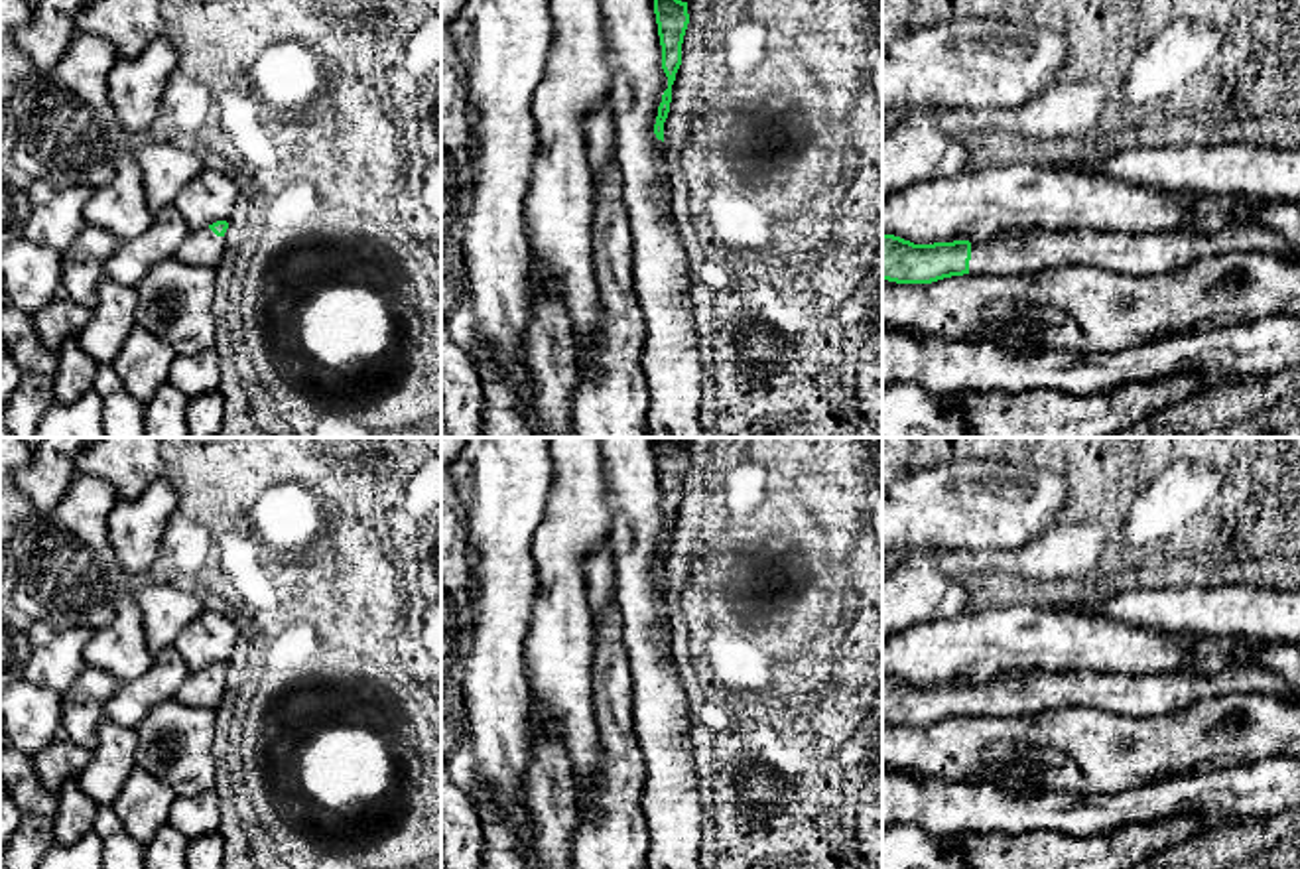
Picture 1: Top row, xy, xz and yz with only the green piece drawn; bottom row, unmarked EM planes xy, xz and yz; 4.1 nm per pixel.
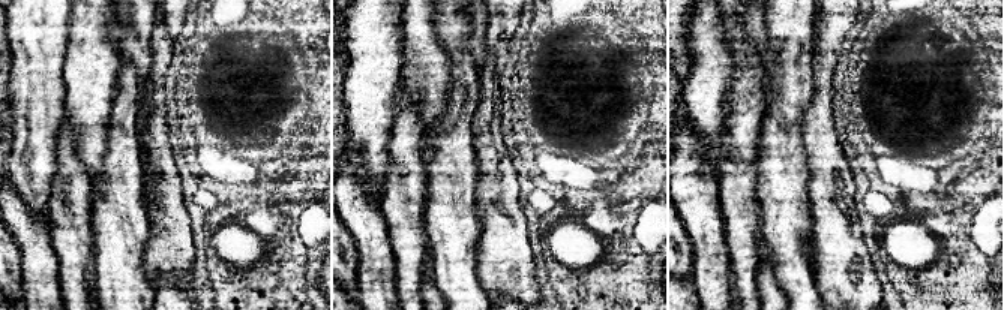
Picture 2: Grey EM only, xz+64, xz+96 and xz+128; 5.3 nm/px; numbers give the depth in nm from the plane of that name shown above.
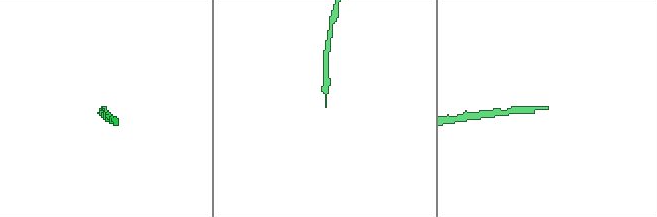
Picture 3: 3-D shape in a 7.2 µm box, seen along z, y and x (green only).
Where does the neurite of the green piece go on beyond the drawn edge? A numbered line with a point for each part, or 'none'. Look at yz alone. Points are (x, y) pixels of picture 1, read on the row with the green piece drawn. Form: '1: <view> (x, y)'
1: yz (1139, 255)

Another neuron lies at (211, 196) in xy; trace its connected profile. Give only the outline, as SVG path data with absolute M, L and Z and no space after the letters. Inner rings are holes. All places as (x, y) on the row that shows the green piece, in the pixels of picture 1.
M203 167L175 197L175 207L189 229L197 231L227 221L234 211L236 195L236 183L227 171Z

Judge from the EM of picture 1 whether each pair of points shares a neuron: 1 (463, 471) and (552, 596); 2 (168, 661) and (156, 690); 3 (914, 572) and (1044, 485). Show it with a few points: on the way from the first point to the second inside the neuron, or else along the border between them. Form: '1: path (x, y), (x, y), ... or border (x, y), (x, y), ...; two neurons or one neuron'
1: border (536, 531), (530, 542), (536, 572), (530, 621); two neurons
2: path (168, 668), (160, 682); one neuron
3: border (934, 548), (918, 548), (910, 554); two neurons

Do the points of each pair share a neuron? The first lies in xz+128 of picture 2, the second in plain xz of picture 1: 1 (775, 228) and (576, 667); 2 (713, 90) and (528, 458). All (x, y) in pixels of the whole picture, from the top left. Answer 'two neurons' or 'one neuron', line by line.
1: two neurons
2: one neuron

